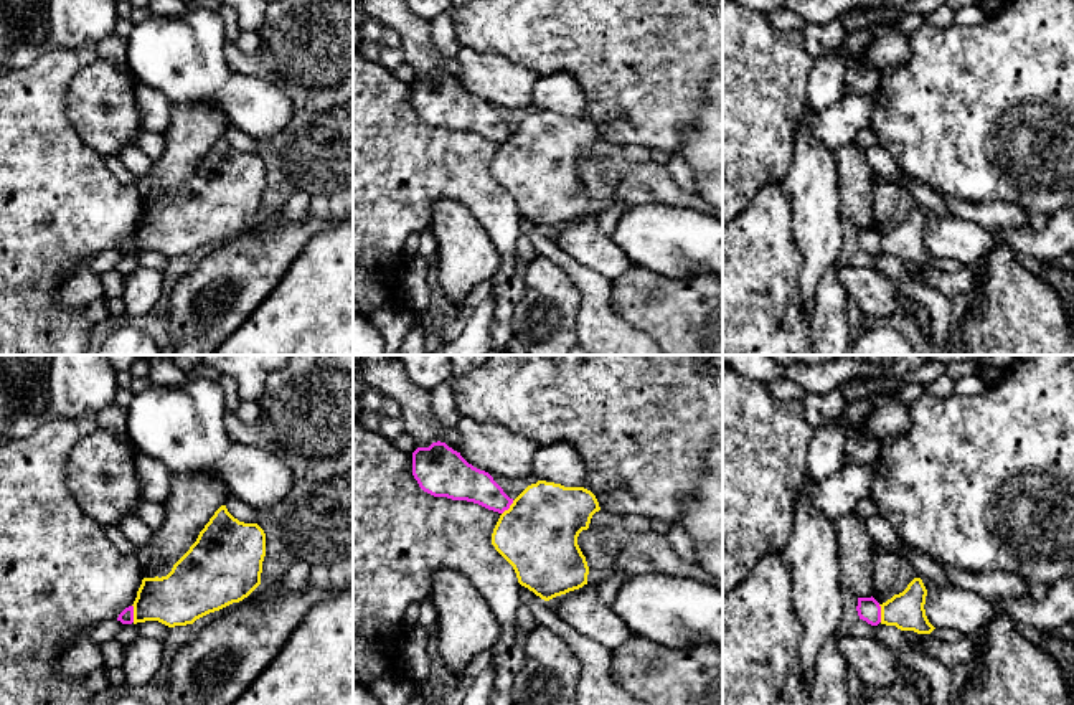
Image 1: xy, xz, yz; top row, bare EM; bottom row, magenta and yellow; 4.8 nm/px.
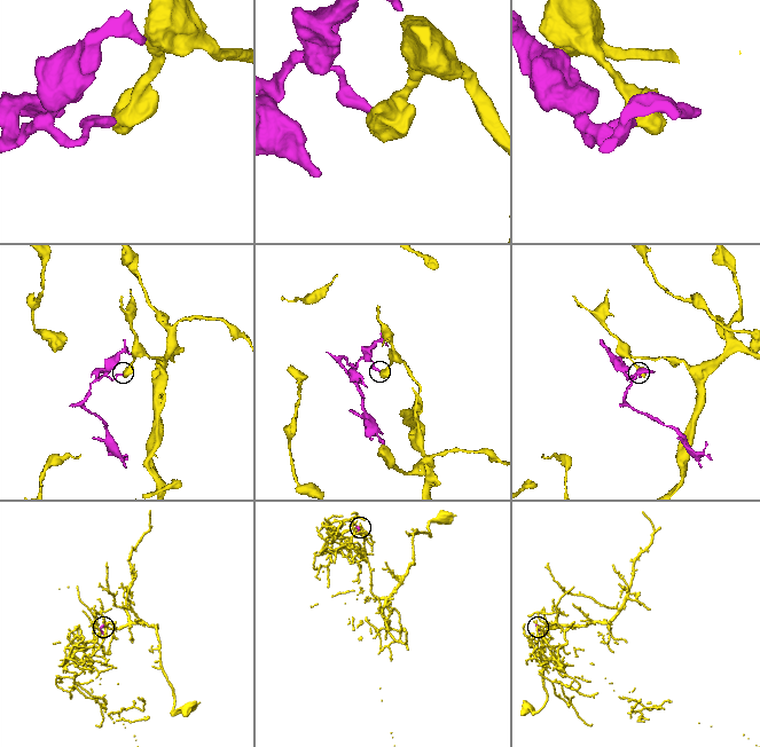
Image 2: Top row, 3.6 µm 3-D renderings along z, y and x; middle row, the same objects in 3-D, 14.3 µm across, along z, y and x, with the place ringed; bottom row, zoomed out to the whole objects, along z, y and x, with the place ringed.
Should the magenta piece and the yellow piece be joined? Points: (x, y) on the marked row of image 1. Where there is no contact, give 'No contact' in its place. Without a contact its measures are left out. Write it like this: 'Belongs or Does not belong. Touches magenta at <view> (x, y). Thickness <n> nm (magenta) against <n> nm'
Does not belong. Touches magenta at yz (880, 613). Thickness 110 nm (magenta) against 180 nm

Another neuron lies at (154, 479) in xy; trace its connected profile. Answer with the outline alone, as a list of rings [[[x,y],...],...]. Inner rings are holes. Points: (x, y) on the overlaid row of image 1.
[[[135,454],[135,474],[140,485],[142,500],[163,504],[170,495],[172,472],[157,459]]]

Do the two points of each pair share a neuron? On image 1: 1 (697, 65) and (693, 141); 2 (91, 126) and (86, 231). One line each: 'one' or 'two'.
1: two
2: two

